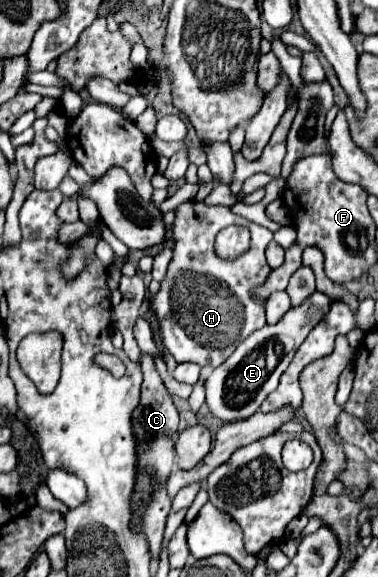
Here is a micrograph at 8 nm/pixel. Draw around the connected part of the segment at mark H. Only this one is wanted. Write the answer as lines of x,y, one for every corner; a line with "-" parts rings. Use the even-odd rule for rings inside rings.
183,202
179,208
175,208
175,222
171,224
171,238
173,238
173,258
169,262
167,274
161,280
161,288
157,294
149,298
149,308
155,312
157,318
157,330
163,346
169,350
169,354
177,362
195,362
199,366
211,366
217,368
223,364
235,348
255,330
265,326
265,306
257,302
251,294
255,286
263,286
267,282
267,274
271,272
265,248
273,240
273,234
241,216
231,214
227,206
207,206
205,202
-
229,224
243,224
251,230
251,250
237,258
235,262
221,262
213,250
213,242
219,230
223,230

